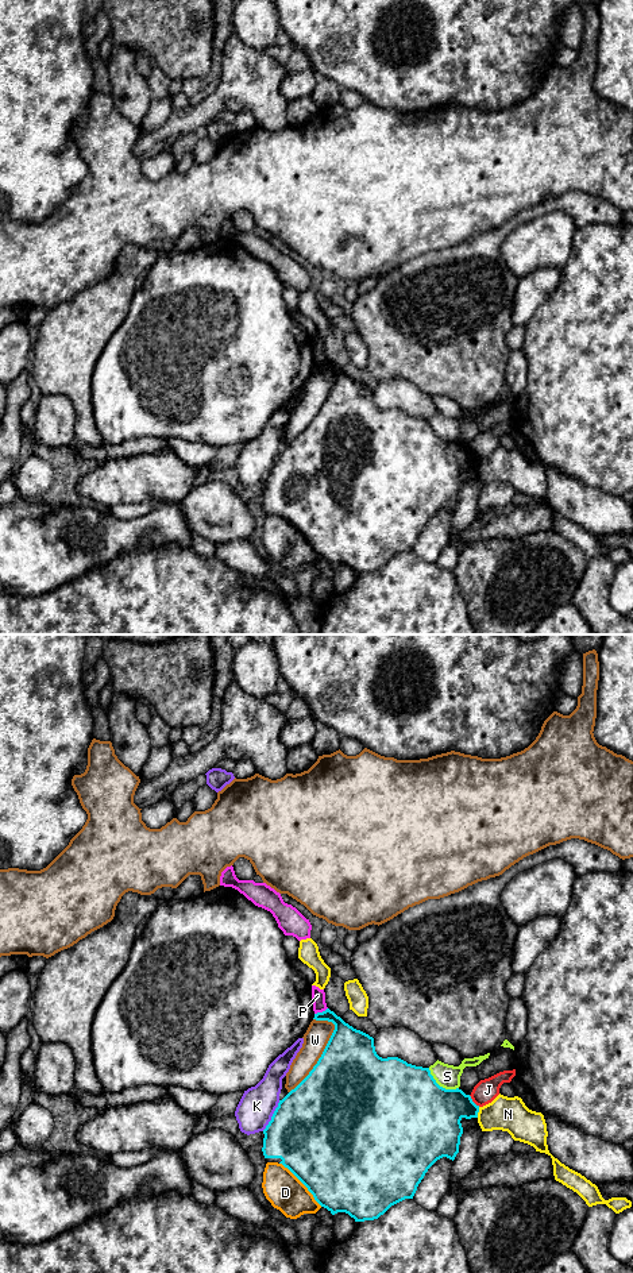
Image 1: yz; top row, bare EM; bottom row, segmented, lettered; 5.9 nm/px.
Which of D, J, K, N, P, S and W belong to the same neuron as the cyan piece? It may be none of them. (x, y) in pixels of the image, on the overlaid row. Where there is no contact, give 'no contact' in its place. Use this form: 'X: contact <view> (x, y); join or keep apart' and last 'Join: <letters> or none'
D: contact yz (303, 1183); keep apart
J: contact yz (473, 1102); keep apart
K: contact yz (273, 1115); keep apart
N: contact yz (478, 1111); keep apart
P: contact yz (320, 1013); keep apart
S: contact yz (439, 1086); keep apart
W: contact yz (320, 1057); keep apart
Join: none

